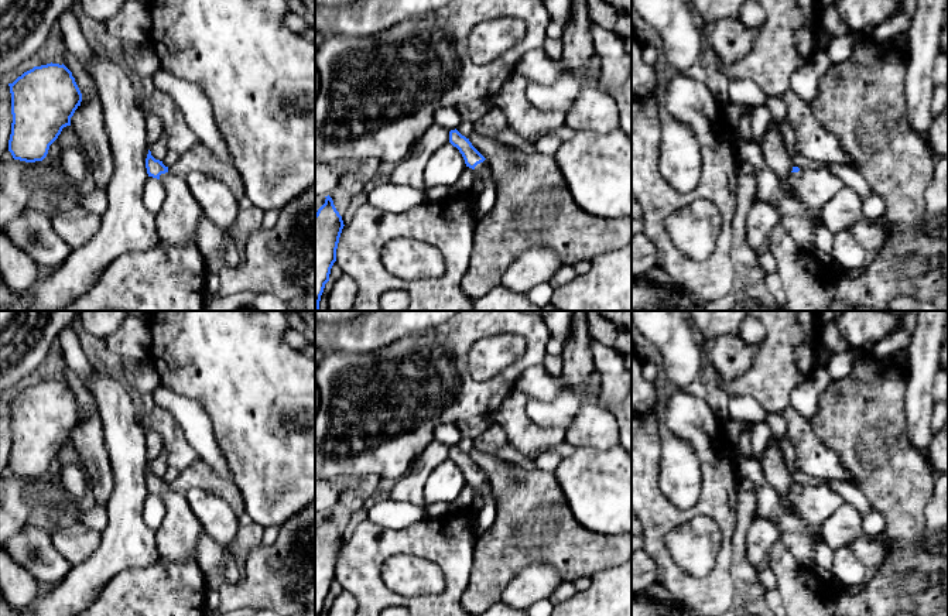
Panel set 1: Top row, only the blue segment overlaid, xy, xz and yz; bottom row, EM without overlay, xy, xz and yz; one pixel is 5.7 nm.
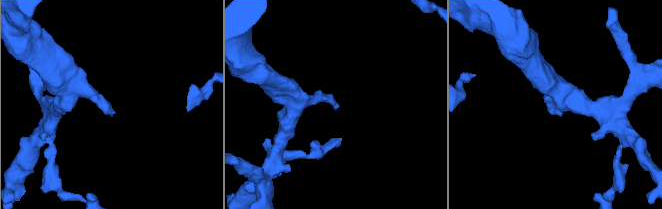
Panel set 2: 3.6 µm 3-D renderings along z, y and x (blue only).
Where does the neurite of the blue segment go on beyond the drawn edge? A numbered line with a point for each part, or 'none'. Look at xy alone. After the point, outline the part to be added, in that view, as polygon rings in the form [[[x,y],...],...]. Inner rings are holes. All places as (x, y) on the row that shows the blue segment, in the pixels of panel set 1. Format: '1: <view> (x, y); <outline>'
1: xy (177, 222); [[[171,174],[160,175],[167,198],[155,216],[158,236],[172,246],[195,244],[203,209],[191,194],[186,178]]]

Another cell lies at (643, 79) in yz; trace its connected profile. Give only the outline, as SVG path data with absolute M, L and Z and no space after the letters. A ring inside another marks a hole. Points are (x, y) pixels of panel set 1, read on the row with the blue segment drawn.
M632 38L632 97L641 97L656 92L657 78L654 66L644 64L641 47Z

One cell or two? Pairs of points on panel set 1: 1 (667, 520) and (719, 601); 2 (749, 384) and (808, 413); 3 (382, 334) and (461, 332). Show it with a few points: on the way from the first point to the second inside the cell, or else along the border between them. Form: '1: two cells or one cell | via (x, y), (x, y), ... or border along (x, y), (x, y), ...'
1: one cell | via (657, 544), (657, 551), (664, 564), (695, 592)
2: two cells | border along (808, 376), (793, 390), (789, 406)
3: two cells | border along (440, 325), (404, 335), (382, 348)

